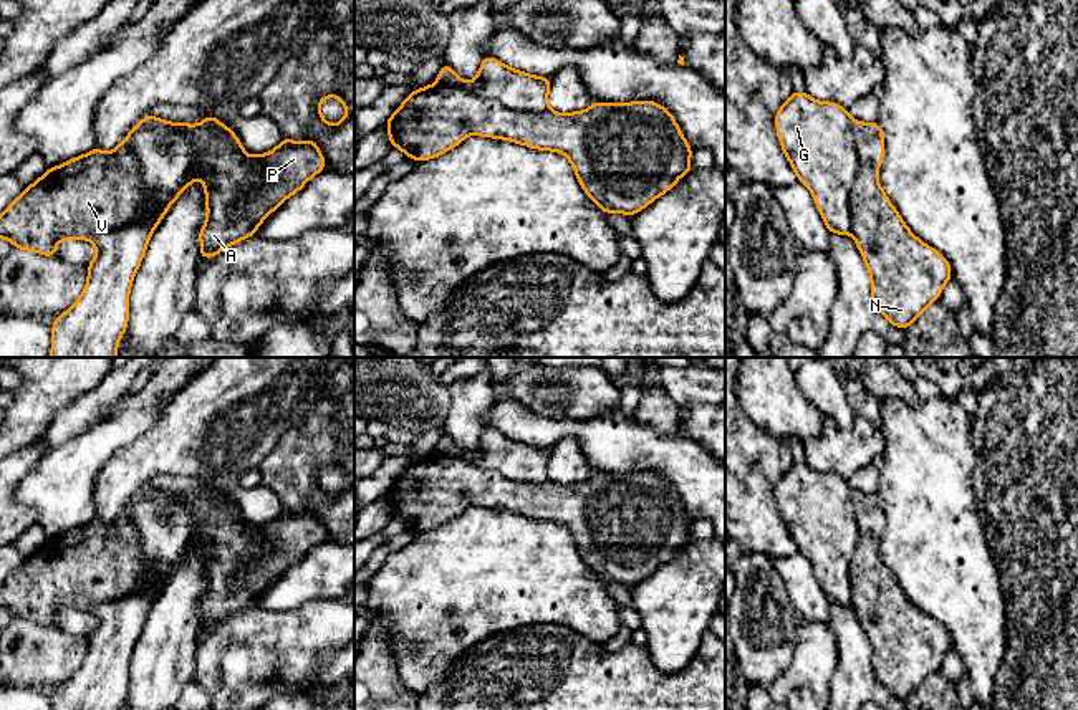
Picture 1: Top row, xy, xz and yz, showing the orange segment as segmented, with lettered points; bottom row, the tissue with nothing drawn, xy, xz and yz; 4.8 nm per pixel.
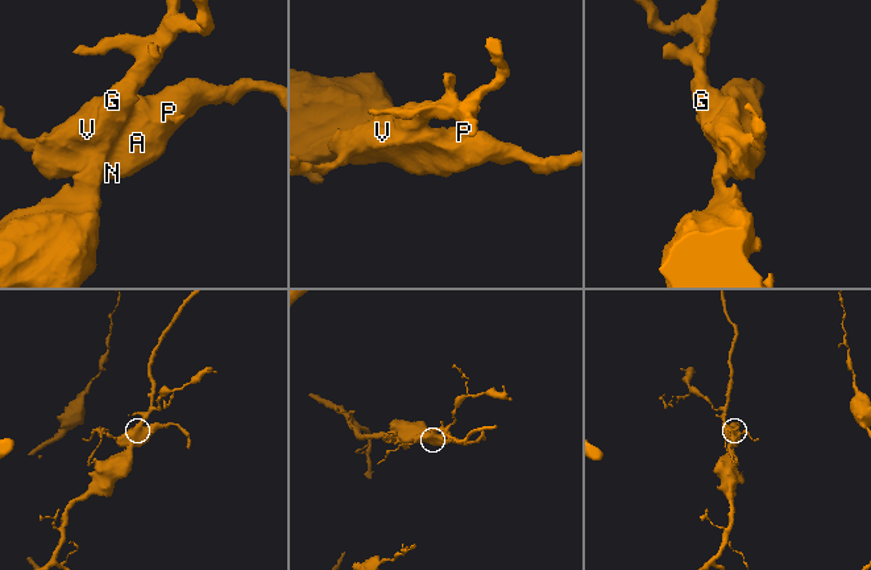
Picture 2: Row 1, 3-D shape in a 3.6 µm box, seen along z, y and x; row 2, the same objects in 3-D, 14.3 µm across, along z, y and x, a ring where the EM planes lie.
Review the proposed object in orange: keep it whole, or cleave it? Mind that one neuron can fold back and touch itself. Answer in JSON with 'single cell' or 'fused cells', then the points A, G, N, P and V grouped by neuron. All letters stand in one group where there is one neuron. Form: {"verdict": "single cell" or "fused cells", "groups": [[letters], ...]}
{"verdict": "fused cells", "groups": [["A", "N", "P", "V"], ["G"]]}

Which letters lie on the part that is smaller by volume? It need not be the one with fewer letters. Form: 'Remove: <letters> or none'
Remove: A, N, P, V

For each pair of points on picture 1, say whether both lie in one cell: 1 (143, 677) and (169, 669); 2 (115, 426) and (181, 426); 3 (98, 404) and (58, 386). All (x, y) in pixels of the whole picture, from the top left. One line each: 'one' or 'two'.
1: one
2: two
3: two

